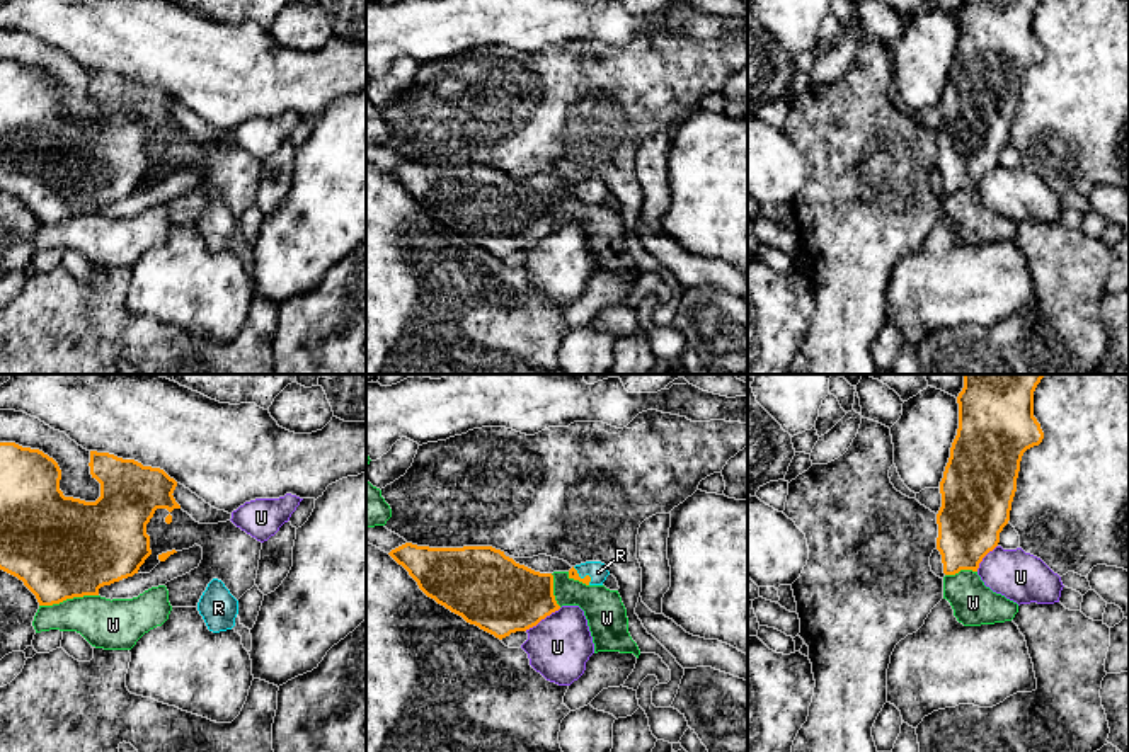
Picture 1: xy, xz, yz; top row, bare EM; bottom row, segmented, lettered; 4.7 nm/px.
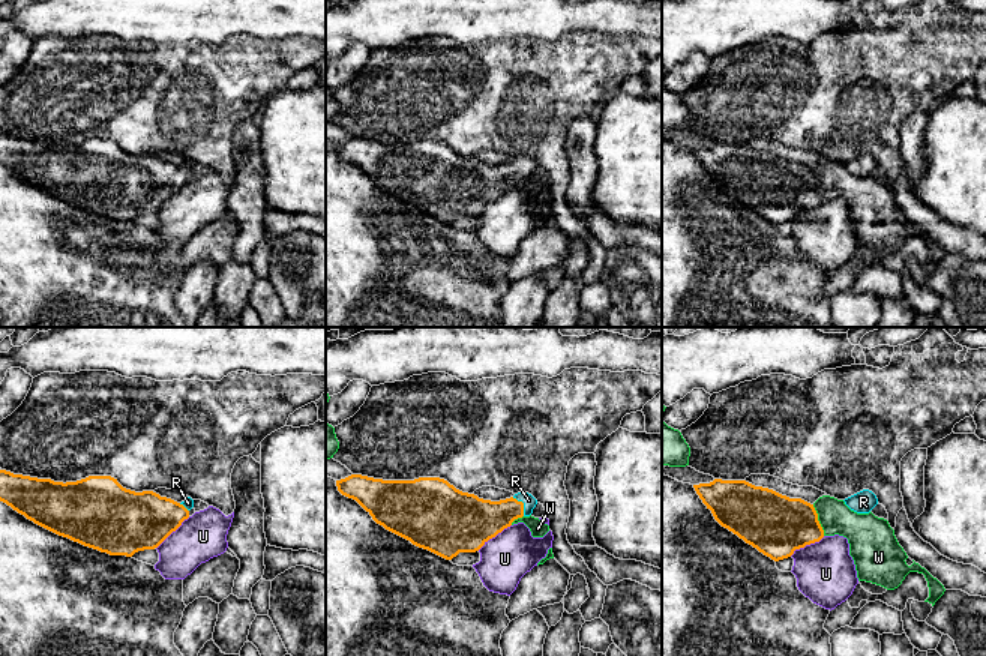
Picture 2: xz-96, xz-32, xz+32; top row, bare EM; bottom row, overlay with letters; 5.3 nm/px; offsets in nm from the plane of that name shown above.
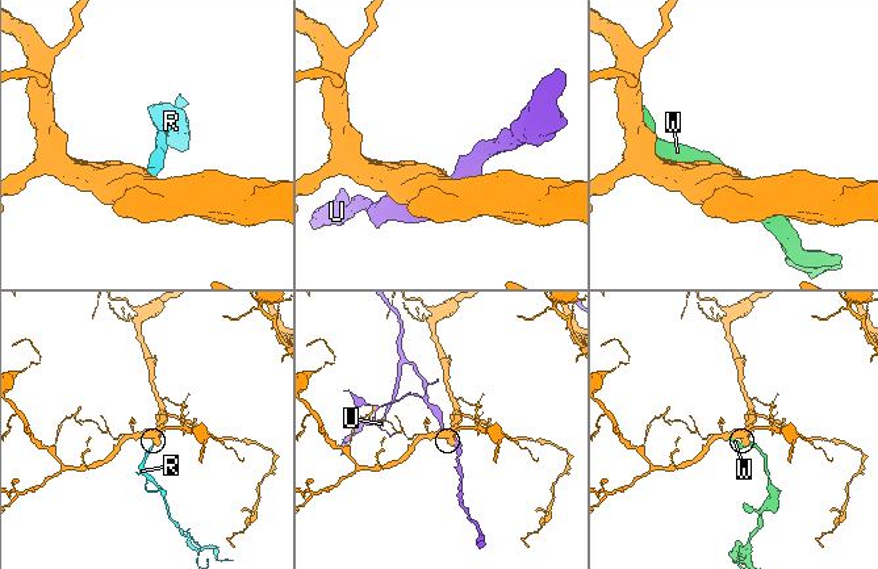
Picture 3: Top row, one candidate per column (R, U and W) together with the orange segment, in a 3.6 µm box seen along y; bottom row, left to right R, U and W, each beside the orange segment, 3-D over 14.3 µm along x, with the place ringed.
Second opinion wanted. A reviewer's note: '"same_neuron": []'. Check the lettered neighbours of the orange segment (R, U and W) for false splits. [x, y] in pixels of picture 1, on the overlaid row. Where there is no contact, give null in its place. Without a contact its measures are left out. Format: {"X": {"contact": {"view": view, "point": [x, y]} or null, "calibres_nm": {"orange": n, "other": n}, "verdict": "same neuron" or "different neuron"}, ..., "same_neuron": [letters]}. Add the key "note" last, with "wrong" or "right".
{"R": {"contact": {"view": "xz", "point": [584, 577]}, "calibres_nm": {"orange": 50, "other": 90}, "verdict": "same neuron"}, "U": {"contact": {"view": "xz", "point": [542, 618]}, "calibres_nm": {"orange": 360, "other": 300}, "verdict": "different neuron"}, "W": {"contact": {"view": "xy", "point": [68, 598]}, "calibres_nm": {"orange": 480, "other": 240}, "verdict": "different neuron"}, "same_neuron": ["R"], "note": "wrong"}

